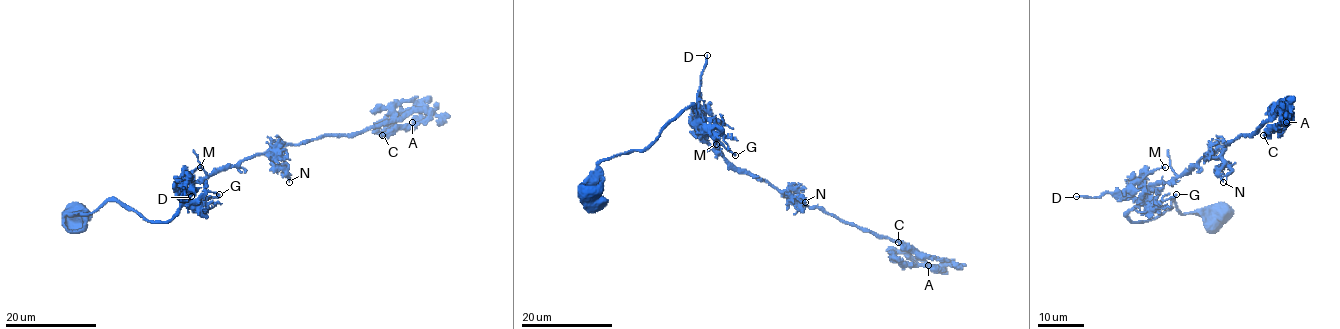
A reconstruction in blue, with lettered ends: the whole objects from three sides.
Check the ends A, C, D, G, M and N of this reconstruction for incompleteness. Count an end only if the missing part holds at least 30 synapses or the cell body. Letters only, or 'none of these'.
none of these

